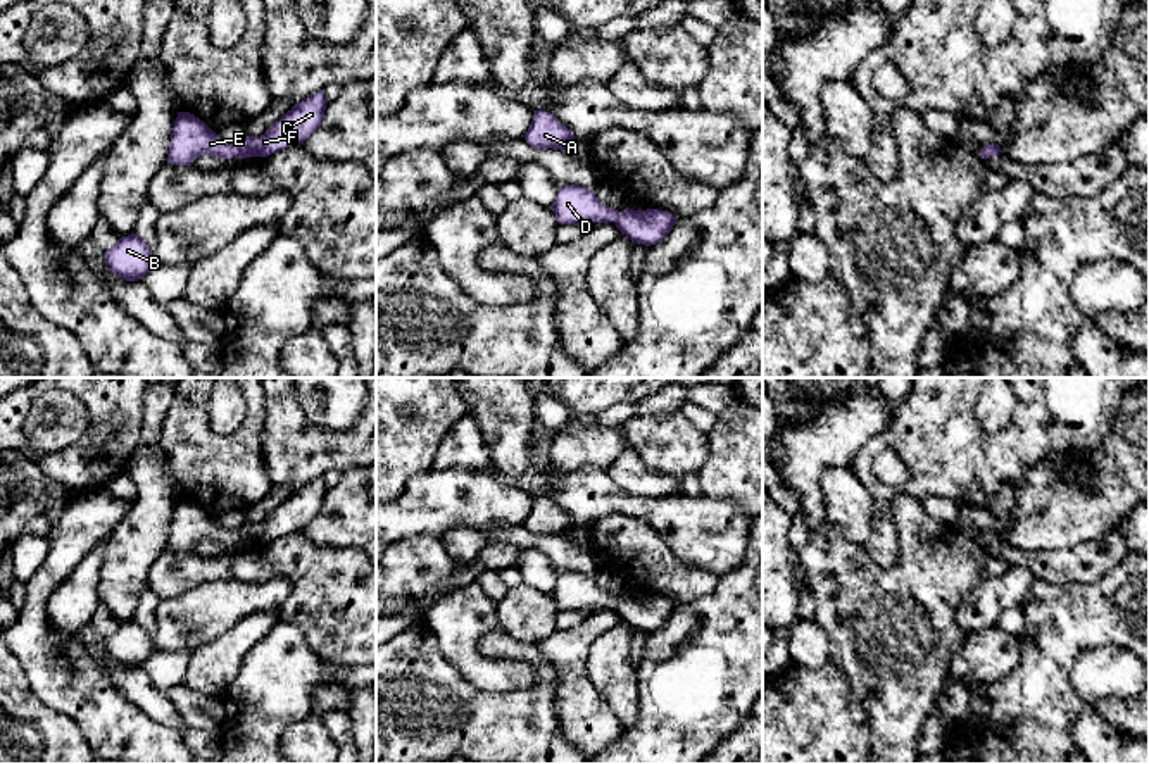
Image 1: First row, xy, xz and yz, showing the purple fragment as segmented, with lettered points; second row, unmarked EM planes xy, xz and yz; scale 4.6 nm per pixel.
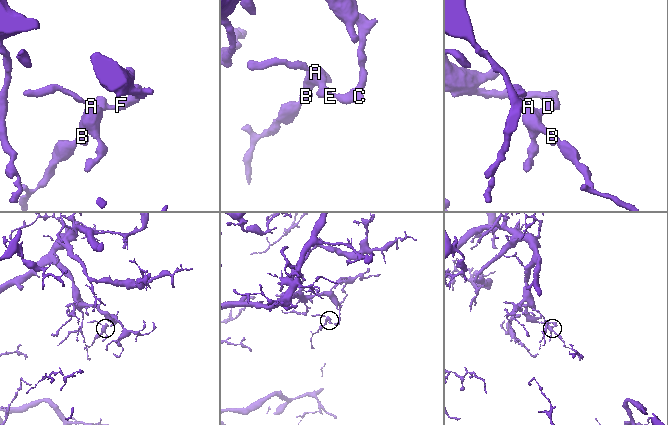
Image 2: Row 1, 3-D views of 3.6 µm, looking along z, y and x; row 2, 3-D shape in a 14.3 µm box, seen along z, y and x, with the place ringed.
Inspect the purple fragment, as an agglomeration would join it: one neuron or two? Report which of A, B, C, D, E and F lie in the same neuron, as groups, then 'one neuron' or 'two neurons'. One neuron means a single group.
groups A B C D E F; one neuron

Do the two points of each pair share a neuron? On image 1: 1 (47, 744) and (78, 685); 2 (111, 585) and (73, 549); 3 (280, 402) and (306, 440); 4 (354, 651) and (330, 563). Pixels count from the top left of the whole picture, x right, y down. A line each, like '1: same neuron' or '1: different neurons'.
1: different neurons
2: different neurons
3: same neuron
4: same neuron

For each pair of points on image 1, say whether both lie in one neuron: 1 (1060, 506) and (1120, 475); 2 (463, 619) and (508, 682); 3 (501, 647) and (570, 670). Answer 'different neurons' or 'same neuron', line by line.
1: same neuron
2: same neuron
3: different neurons

